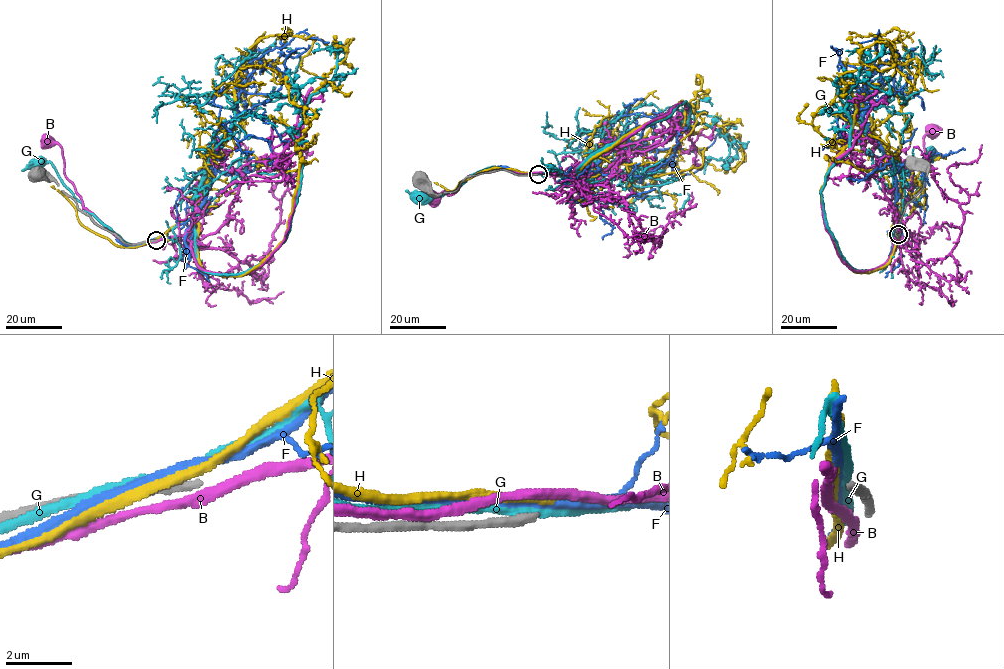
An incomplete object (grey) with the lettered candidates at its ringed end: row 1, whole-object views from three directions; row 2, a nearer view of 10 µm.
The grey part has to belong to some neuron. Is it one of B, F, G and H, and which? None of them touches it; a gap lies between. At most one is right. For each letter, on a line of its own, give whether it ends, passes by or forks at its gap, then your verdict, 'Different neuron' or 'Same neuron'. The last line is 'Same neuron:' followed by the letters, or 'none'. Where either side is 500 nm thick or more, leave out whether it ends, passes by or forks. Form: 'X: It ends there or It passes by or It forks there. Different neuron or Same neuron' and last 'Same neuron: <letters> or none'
B: It passes by. Different neuron
F: It passes by. Different neuron
G: It passes by. Different neuron
H: It passes by. Different neuron
Same neuron: none

